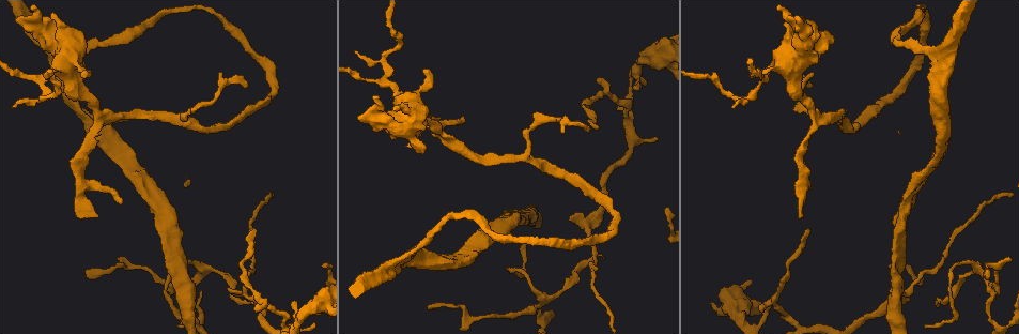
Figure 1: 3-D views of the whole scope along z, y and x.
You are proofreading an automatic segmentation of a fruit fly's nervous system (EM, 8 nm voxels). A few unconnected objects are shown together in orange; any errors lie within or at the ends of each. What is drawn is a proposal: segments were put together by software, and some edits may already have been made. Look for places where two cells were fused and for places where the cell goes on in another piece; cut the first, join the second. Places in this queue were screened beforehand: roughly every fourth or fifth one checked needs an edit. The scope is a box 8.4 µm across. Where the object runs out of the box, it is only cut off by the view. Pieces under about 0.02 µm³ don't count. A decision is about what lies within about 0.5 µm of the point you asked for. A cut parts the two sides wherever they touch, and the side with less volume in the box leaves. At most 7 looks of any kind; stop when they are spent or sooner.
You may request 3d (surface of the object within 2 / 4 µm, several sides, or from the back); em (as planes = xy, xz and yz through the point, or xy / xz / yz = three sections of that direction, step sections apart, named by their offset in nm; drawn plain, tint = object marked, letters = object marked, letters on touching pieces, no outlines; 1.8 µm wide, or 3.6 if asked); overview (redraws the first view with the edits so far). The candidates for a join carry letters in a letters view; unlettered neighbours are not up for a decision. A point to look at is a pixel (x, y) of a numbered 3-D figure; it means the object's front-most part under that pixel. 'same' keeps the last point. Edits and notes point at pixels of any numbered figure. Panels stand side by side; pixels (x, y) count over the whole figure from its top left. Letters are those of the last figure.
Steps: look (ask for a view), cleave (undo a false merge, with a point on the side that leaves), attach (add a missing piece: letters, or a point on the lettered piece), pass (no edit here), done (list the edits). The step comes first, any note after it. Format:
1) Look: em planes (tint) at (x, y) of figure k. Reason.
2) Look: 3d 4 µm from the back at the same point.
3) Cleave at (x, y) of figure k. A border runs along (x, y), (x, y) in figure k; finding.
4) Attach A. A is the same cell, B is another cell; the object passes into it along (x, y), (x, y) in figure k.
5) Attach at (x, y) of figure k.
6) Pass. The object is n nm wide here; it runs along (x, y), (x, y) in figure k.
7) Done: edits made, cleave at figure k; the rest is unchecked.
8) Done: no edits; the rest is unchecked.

Look: em planes (letters) at (930, 52) of figure 1. Arms part here.

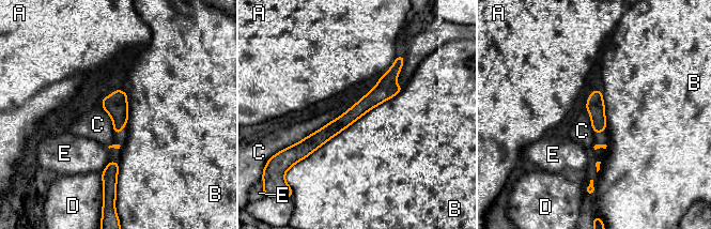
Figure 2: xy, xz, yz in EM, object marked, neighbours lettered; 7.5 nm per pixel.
Pass. The object is 120 nm wide here; A, B, C, D and E are other cells; it runs along (399, 63), (367, 103), (303, 144) in figure 2; one cell here.

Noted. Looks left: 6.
Look: 3d 4 µm at (532, 310) of figure 1. Sharp bend.

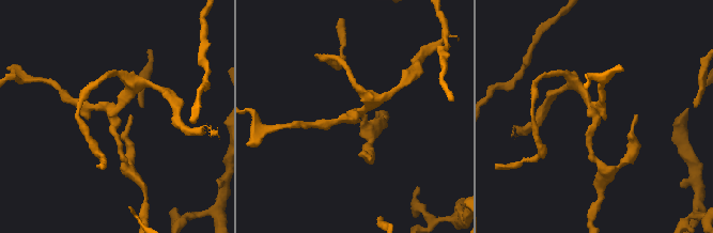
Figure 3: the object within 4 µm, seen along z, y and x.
Look: em planes (plain) at (596, 111) of figure 3.

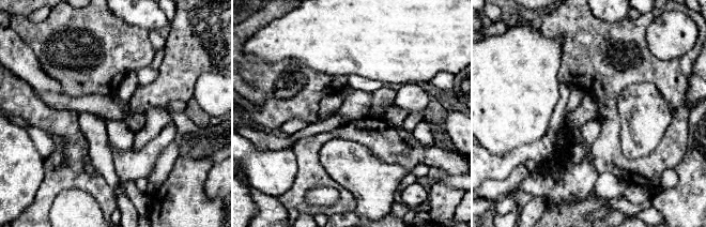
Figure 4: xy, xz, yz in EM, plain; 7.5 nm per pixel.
Look: em planes (letters) at the same point. See the neighbours.

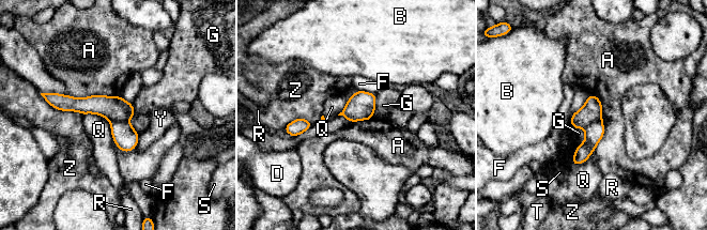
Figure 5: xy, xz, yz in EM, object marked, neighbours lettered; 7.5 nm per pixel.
Cleave at (594, 133) of figure 5. A, B, D, F, G, Q, R, S, T, Y and Z are other cells; a border runs along (601, 119), (584, 127) in figure 5; a second cell is stuck on.

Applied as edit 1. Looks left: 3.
Look: overview.

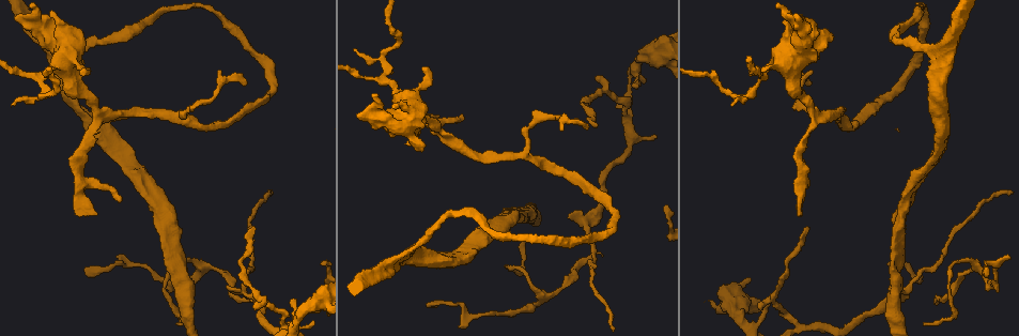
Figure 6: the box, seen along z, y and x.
Look: 3d 2 µm at (934, 304) of figure 6.

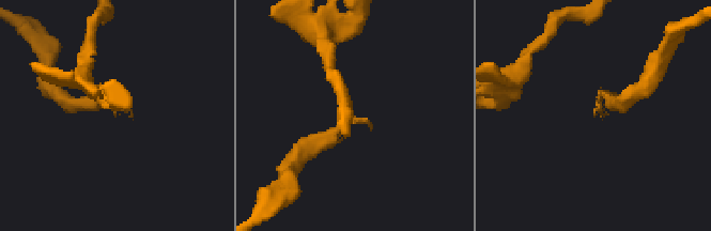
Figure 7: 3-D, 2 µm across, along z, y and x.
Look: em planes (letters) at (367, 120) of figure 7.

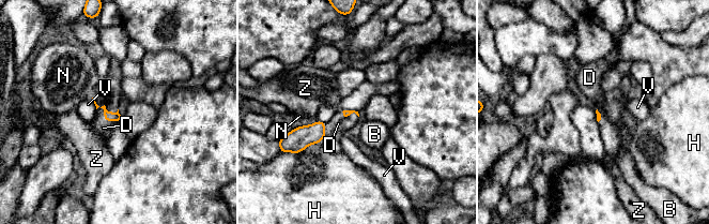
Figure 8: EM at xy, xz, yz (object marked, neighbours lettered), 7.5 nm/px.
Attach D. D is the same cell, B, H, N, V and Z are other cells; the object passes into it along (108, 116), (104, 116), (103, 128) in figure 8; the cell continues.

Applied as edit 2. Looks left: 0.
Done: edits made, cleave at figure 5, attach at figure 8; the rest is unchecked.

